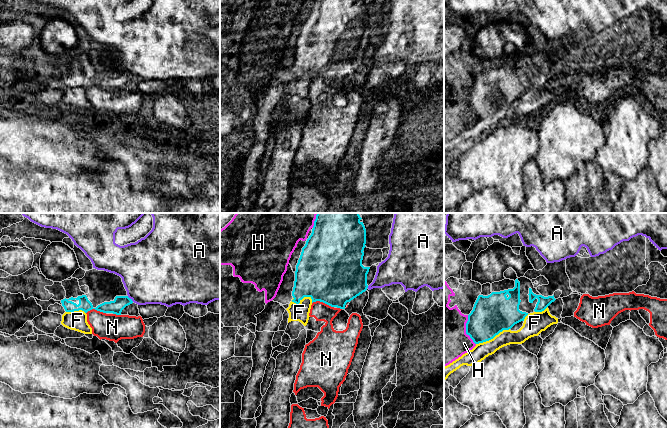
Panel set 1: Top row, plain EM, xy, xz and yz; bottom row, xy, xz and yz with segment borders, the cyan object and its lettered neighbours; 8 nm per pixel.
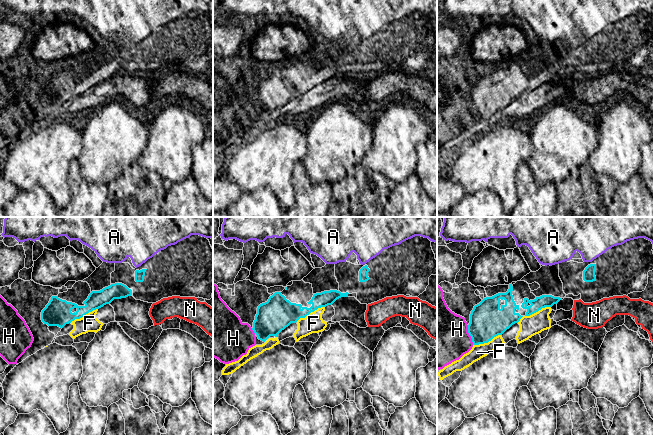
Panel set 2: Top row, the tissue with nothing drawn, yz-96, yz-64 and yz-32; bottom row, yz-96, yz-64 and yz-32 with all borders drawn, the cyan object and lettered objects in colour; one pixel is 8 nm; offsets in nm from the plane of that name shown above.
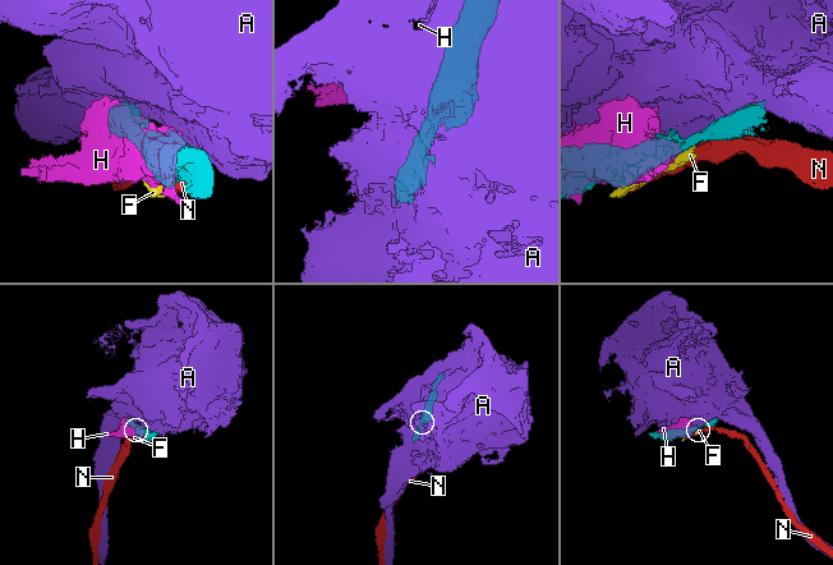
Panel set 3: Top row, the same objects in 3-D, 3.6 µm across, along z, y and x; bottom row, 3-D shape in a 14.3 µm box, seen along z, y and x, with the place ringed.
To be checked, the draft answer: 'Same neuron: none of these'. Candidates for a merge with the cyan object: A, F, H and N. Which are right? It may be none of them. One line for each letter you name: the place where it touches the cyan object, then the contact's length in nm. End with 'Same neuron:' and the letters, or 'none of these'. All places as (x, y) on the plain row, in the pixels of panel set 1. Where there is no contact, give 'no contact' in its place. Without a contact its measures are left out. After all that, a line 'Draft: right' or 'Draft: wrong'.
Same neuron: none of these
Draft: right

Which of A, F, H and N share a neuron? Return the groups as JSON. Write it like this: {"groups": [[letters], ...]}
{"groups": [["A"], ["F"], ["H"], ["N"]]}

